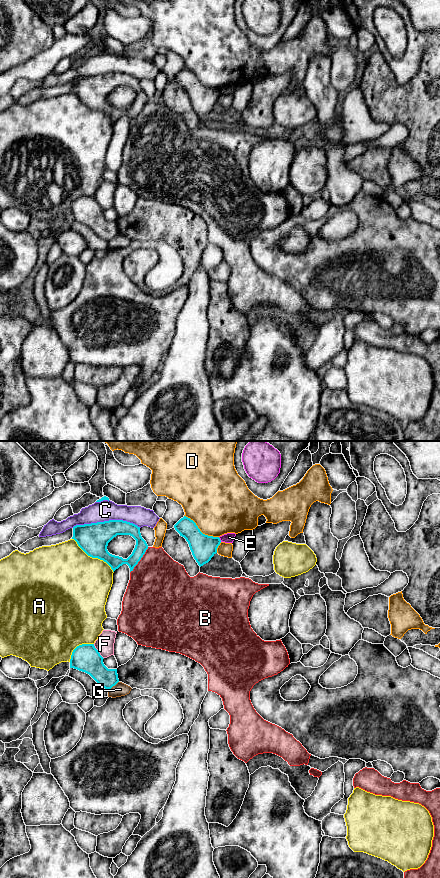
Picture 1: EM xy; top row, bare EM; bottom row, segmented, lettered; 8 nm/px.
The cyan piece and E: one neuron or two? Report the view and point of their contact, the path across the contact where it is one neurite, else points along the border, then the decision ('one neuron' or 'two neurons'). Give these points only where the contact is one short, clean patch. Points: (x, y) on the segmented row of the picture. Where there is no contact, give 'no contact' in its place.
meets cyan in xy at (219, 539); border along xy (218, 537), (221, 541); two neurons

